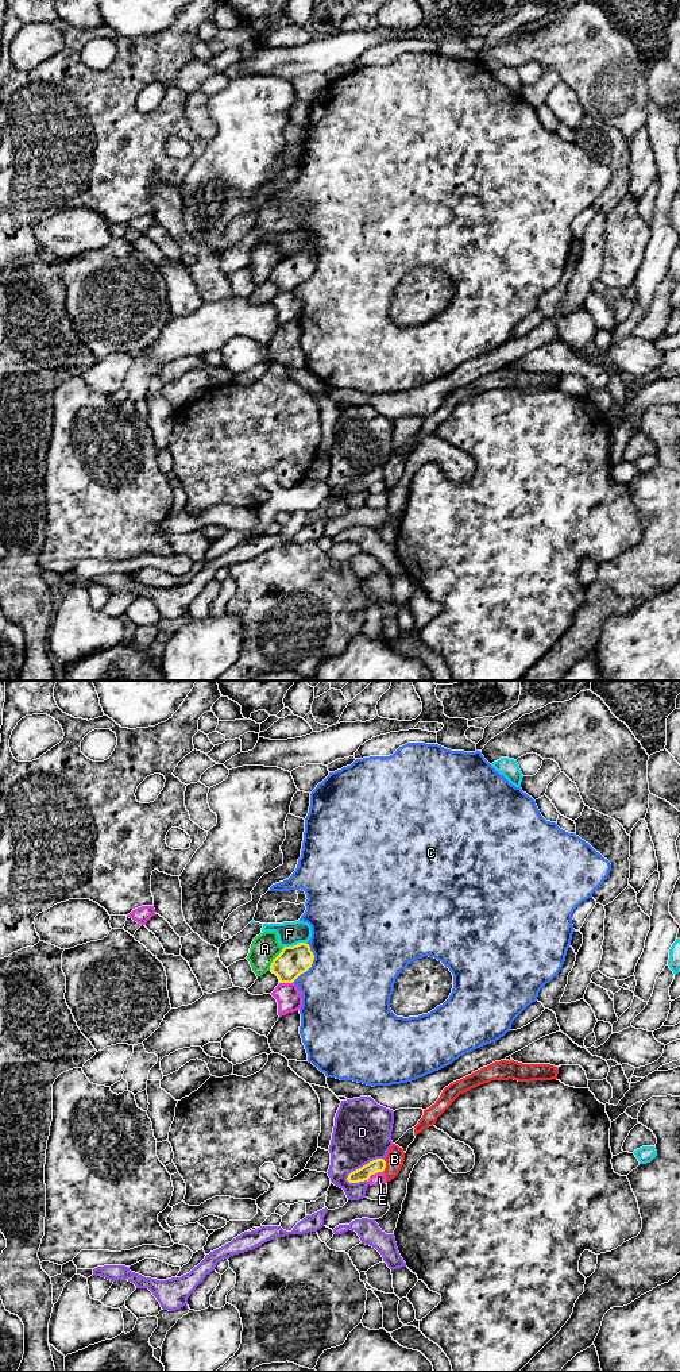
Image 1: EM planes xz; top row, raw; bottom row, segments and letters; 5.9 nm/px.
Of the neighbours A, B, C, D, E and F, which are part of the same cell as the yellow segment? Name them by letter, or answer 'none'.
none

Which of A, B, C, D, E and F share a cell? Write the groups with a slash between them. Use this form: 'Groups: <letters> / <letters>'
Groups: A / B / C / D / E / F

